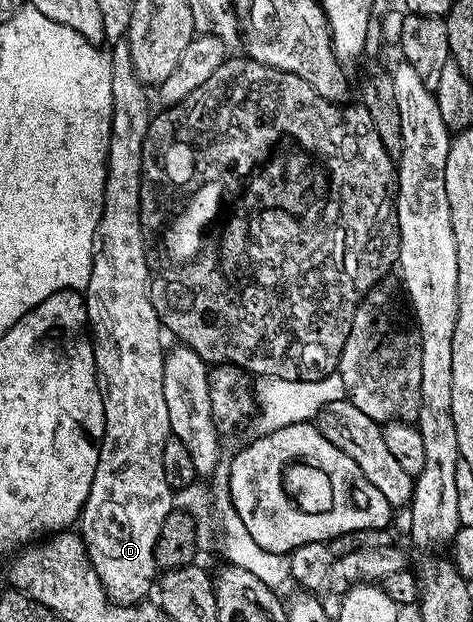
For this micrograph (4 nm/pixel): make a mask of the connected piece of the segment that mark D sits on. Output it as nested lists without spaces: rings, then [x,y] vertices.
[[[122,40],[112,43],[111,53],[107,58],[107,65],[111,75],[107,82],[107,98],[111,103],[111,117],[107,122],[107,153],[105,155],[104,169],[105,207],[101,213],[101,219],[97,225],[97,231],[93,234],[93,267],[91,268],[89,283],[85,285],[83,291],[85,311],[89,317],[87,326],[91,331],[93,355],[95,356],[95,364],[97,365],[97,381],[99,383],[99,389],[105,400],[105,435],[101,441],[99,464],[95,468],[95,480],[91,480],[91,492],[87,496],[85,506],[81,509],[79,533],[81,538],[85,541],[85,551],[89,553],[91,564],[95,568],[95,572],[103,584],[105,594],[108,596],[110,603],[136,604],[138,602],[146,601],[146,599],[150,597],[149,589],[151,589],[152,586],[154,589],[155,583],[158,581],[159,571],[157,568],[155,548],[157,547],[157,541],[159,540],[159,532],[161,531],[163,520],[167,520],[167,516],[175,509],[175,491],[173,487],[167,484],[167,476],[163,476],[163,448],[165,447],[167,439],[171,437],[168,424],[166,397],[163,396],[163,368],[166,351],[163,347],[161,348],[161,334],[163,335],[161,320],[157,317],[155,308],[149,299],[147,256],[144,255],[144,238],[141,235],[140,226],[140,184],[141,169],[143,168],[143,140],[147,140],[147,128],[149,127],[149,120],[151,117],[151,109],[149,110],[150,91],[147,89],[146,85],[139,80],[139,76],[136,75],[135,67],[132,63],[131,52],[129,51],[128,41]]]

